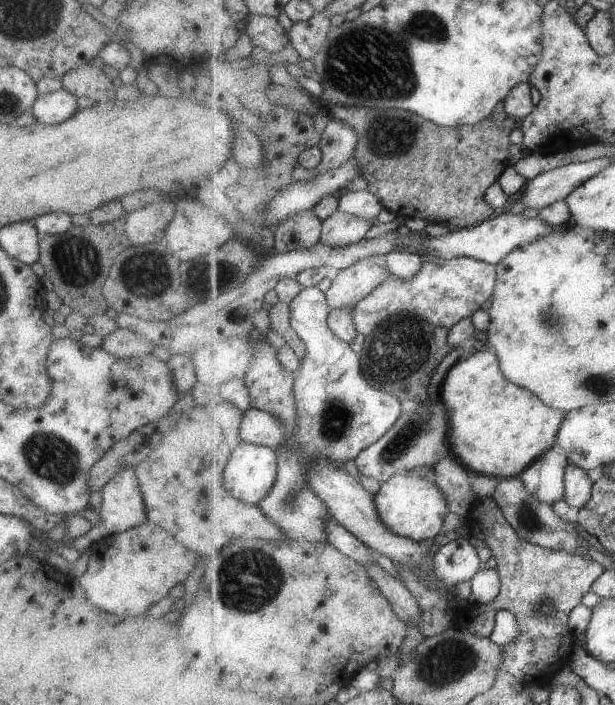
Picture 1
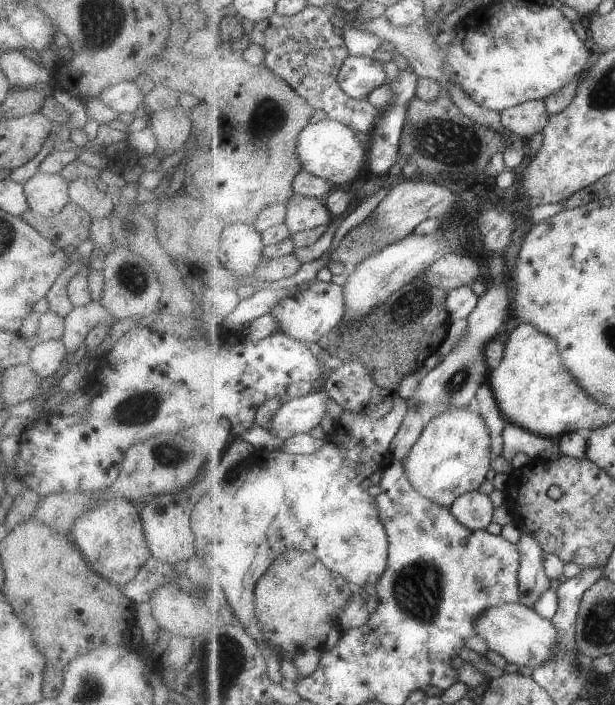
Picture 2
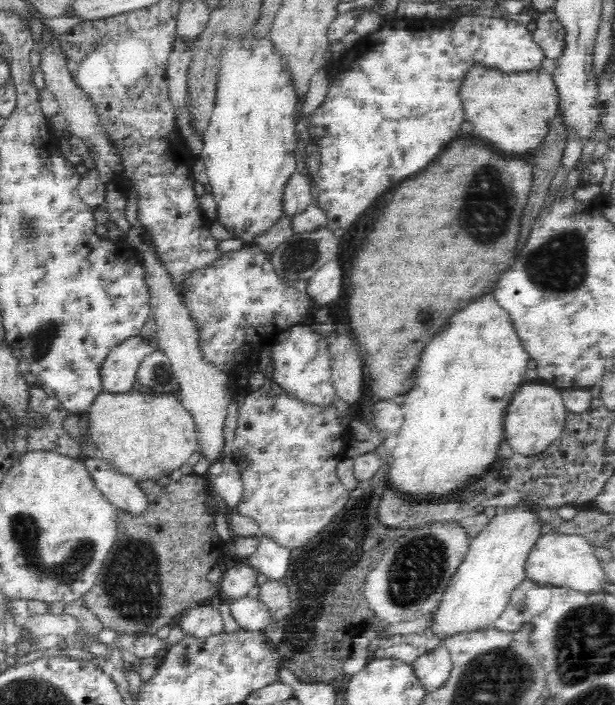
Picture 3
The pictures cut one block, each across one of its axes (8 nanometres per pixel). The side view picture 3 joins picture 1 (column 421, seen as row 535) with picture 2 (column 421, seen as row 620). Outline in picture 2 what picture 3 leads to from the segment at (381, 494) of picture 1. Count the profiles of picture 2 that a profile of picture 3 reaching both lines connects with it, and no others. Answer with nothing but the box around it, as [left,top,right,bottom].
[403,407,491,507]

